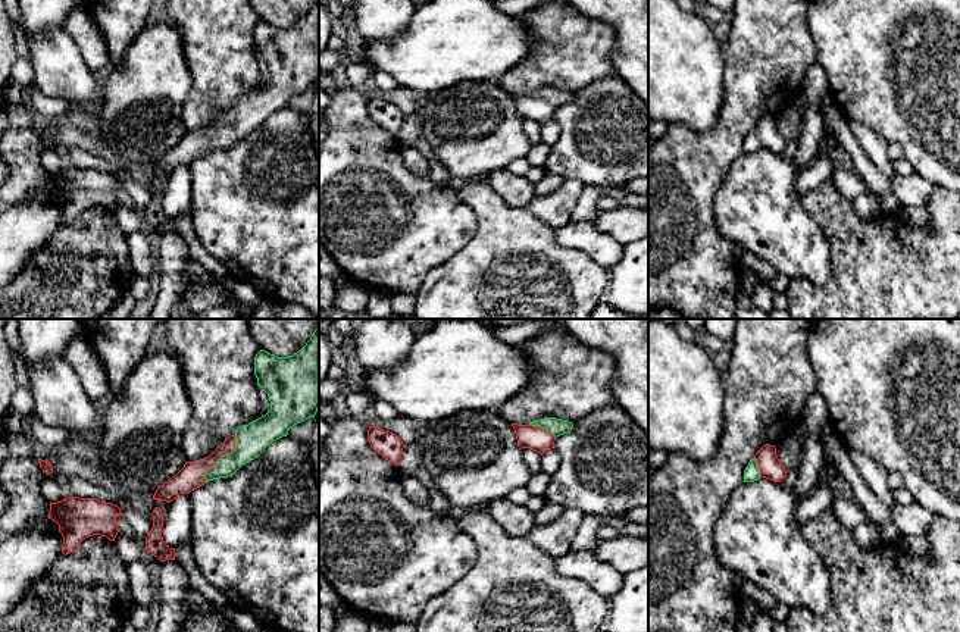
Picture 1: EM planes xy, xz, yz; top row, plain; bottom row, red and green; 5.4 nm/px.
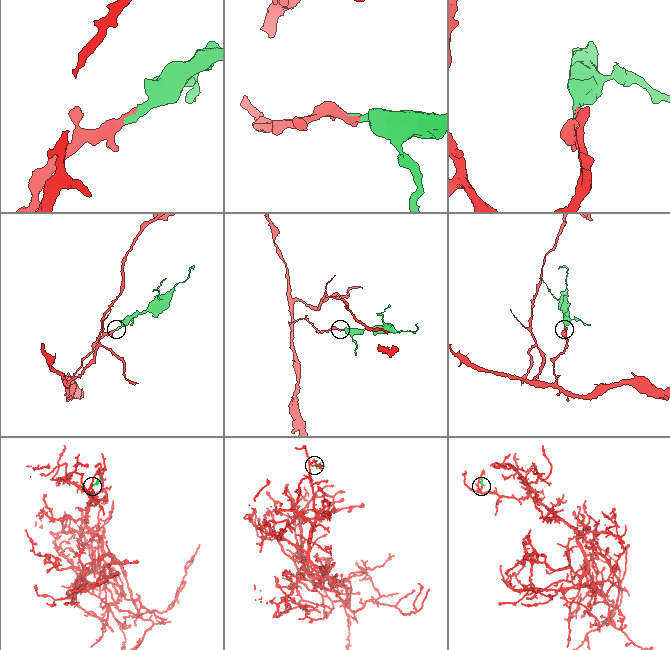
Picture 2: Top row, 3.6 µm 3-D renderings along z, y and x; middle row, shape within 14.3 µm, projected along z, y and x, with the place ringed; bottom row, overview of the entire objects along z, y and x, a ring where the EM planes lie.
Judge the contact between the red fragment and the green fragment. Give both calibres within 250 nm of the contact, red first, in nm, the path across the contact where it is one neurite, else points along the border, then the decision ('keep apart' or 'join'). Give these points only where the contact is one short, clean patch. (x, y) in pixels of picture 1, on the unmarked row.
140/180 nm | across xy (191, 147), (208, 140), (221, 127), (230, 127), (250, 110) | join

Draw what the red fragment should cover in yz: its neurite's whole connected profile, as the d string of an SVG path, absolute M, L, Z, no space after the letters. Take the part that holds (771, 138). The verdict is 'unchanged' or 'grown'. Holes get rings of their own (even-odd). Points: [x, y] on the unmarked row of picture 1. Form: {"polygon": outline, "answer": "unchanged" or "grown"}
{"polygon": "M766 115L750 131L744 141L744 153L754 153L760 148L781 153L787 147L787 141L776 126L776 118Z", "answer": "grown"}

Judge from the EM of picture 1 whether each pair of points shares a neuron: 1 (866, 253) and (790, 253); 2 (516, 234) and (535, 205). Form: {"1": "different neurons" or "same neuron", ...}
{"1": "different neurons", "2": "different neurons"}

